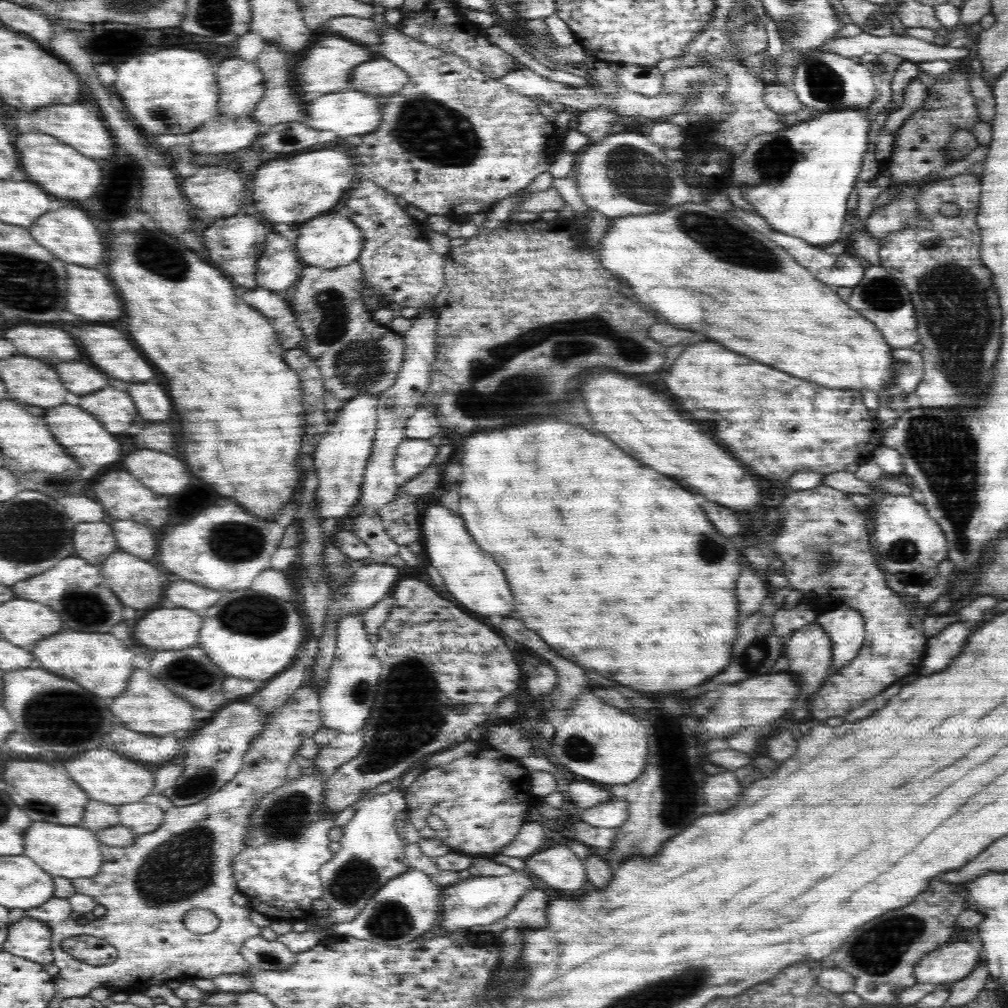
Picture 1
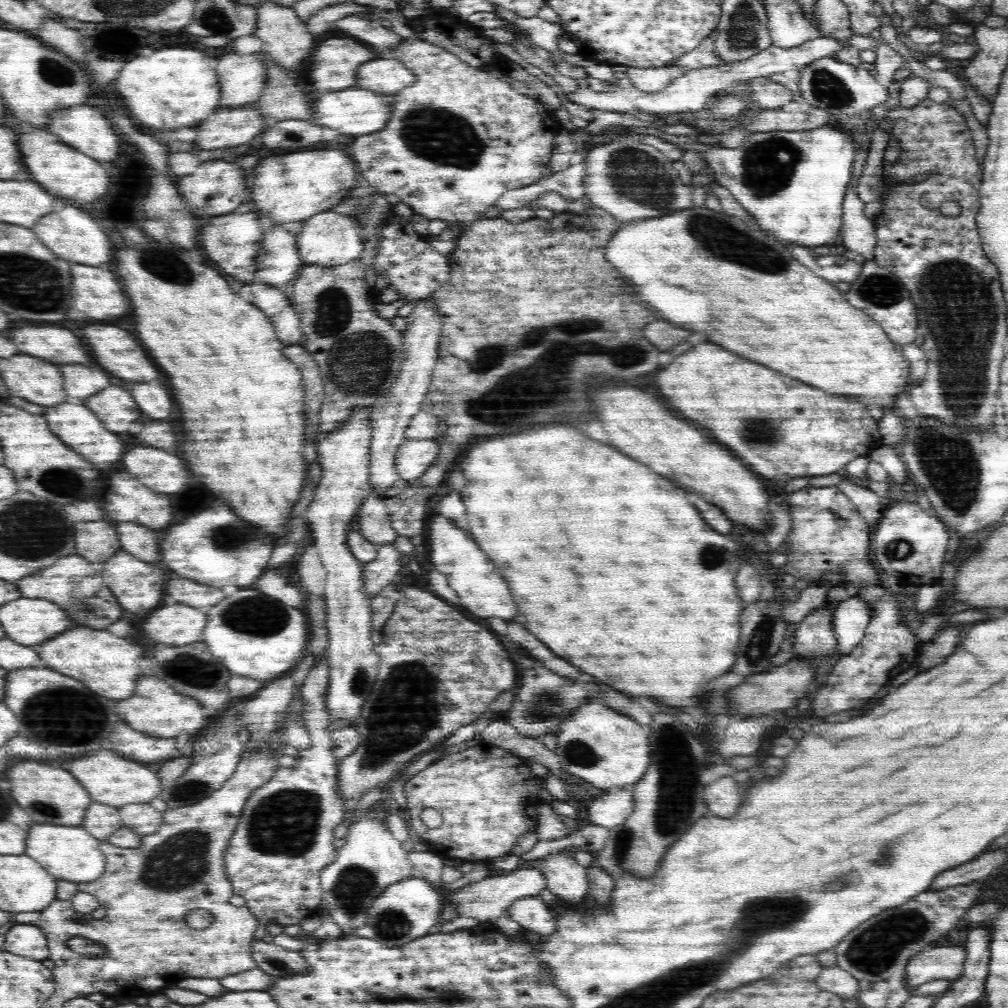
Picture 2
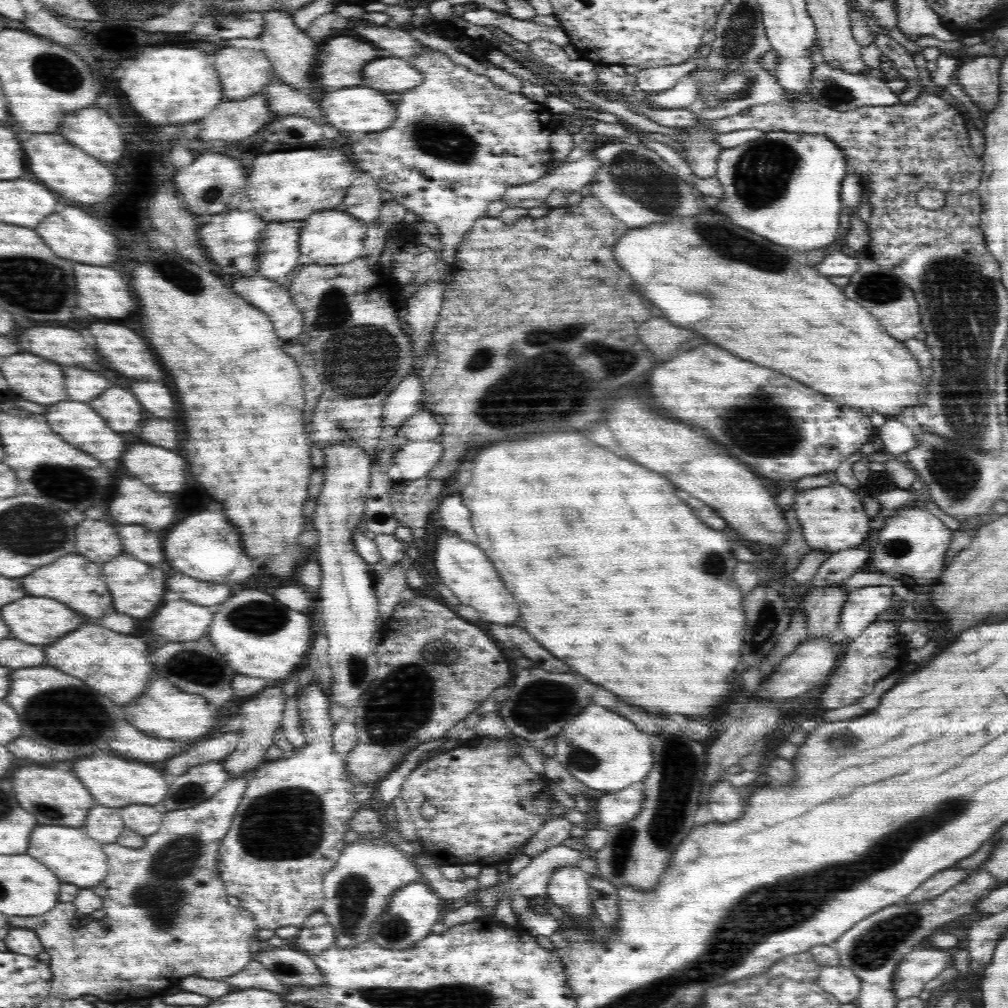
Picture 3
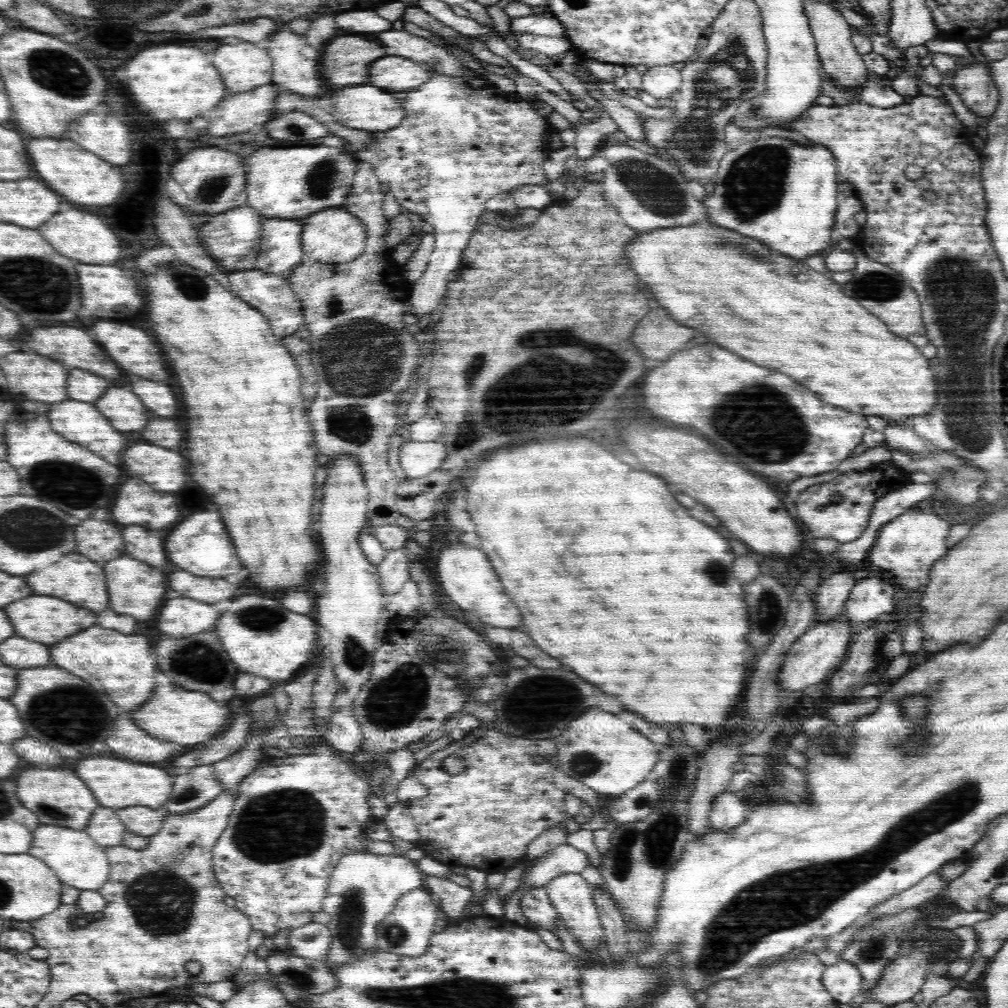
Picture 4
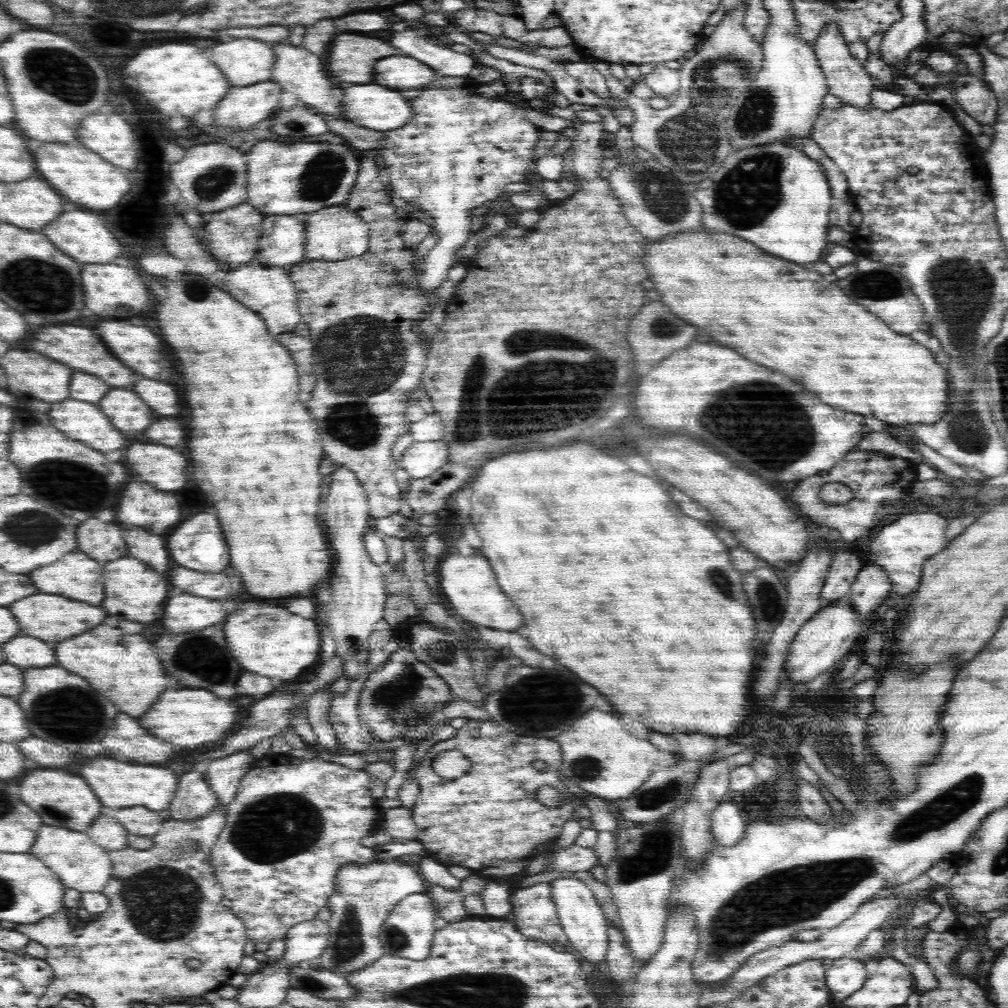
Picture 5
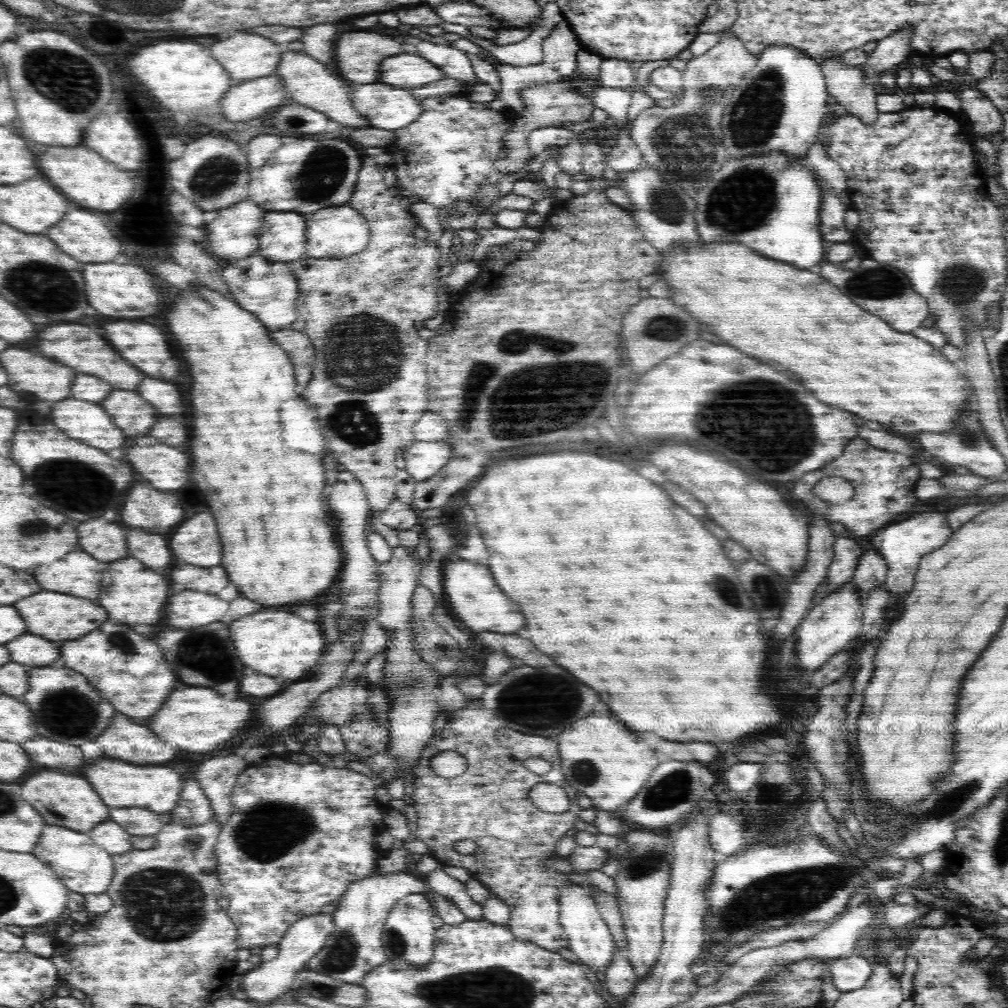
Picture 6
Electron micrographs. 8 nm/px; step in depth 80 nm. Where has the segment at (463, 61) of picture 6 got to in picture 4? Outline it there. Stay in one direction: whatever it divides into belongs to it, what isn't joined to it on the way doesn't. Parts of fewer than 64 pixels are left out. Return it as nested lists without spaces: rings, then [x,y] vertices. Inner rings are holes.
[[[395,26],[372,34],[374,38],[382,38],[386,46],[396,48],[396,54],[404,58],[424,64],[429,70],[446,75],[459,75],[470,72],[463,63],[455,59],[445,47],[436,45],[420,36],[405,31],[400,26]]]

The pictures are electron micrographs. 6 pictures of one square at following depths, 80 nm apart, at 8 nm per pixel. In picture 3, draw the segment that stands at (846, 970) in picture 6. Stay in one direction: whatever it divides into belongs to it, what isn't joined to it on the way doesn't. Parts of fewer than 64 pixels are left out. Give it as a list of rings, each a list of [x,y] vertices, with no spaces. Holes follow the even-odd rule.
[[[842,965],[822,968],[817,983],[841,1003],[852,1003],[861,992],[861,980],[849,968]]]

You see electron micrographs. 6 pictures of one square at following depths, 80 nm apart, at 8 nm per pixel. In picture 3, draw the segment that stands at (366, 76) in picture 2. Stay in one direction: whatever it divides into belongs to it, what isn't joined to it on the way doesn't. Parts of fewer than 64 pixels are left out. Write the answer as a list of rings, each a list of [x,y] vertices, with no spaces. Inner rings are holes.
[[[378,58],[365,64],[366,70],[361,70],[364,86],[386,93],[398,93],[398,90],[408,90],[421,84],[424,75],[406,58]]]

